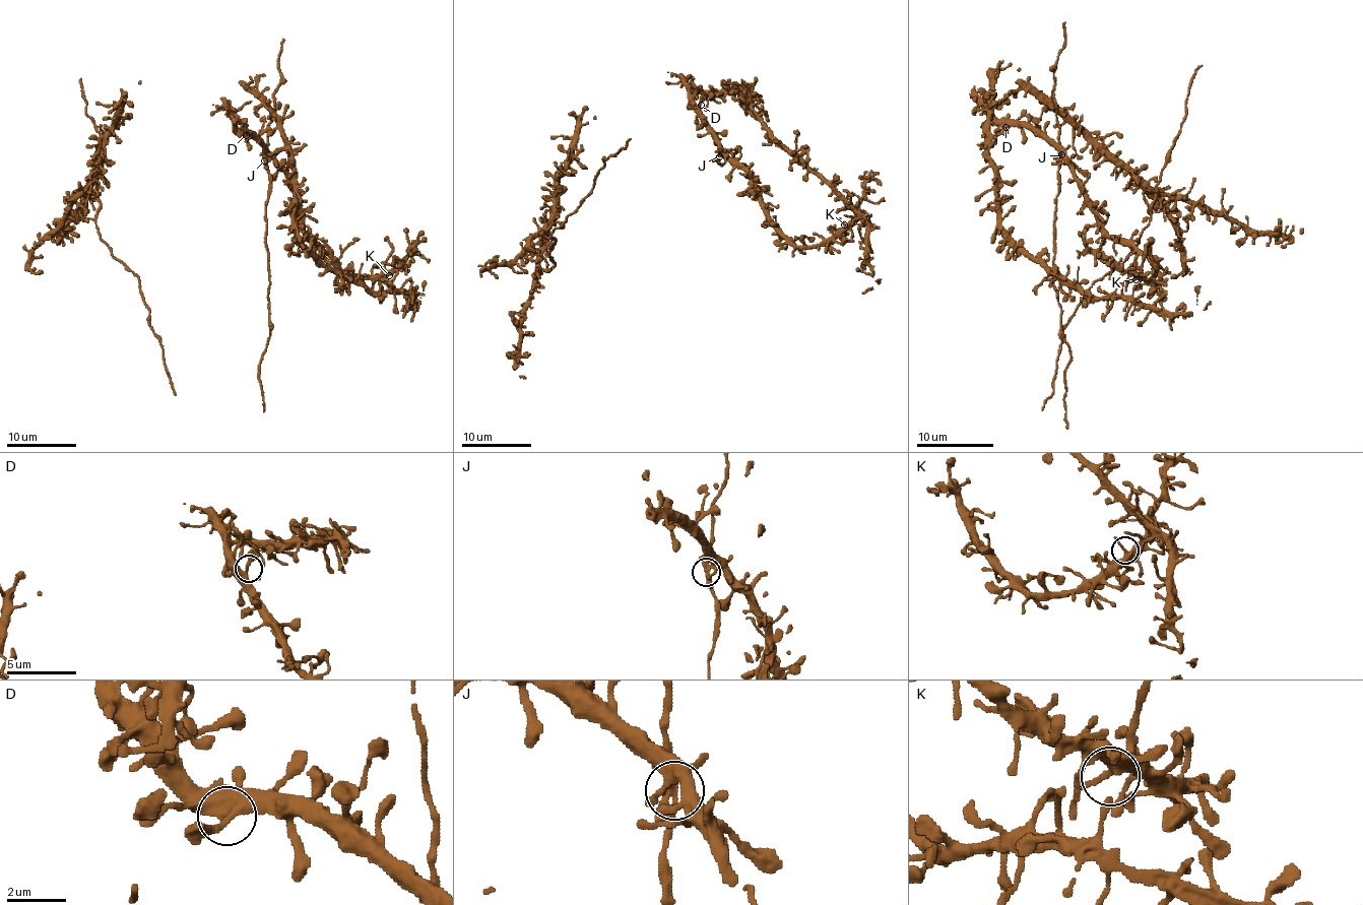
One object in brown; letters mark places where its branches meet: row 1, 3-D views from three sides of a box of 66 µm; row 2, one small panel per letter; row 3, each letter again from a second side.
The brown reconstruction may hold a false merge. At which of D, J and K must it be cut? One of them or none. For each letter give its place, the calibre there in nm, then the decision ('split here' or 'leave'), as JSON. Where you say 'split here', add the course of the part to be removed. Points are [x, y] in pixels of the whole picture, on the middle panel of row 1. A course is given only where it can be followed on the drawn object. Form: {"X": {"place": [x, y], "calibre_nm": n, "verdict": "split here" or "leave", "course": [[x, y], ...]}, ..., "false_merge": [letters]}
{"D": {"place": [701, 105], "calibre_nm": 360, "verdict": "leave"}, "J": {"place": [719, 156], "calibre_nm": 320, "verdict": "leave"}, "K": {"place": [844, 224], "calibre_nm": 360, "verdict": "leave"}, "false_merge": []}

